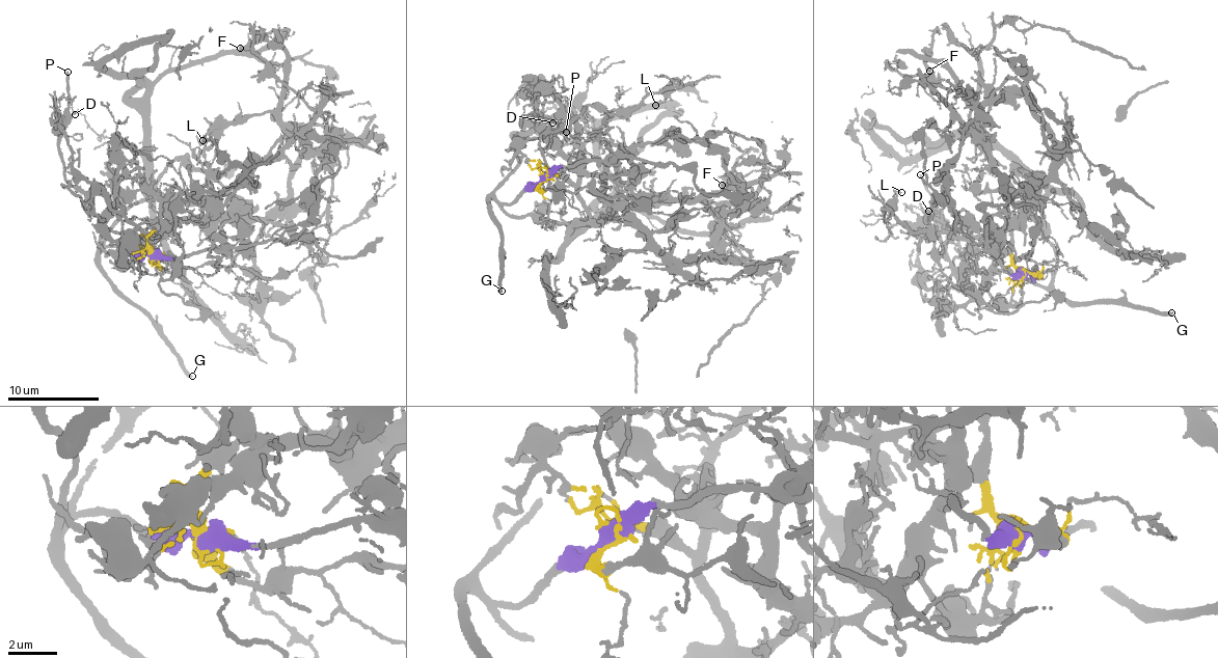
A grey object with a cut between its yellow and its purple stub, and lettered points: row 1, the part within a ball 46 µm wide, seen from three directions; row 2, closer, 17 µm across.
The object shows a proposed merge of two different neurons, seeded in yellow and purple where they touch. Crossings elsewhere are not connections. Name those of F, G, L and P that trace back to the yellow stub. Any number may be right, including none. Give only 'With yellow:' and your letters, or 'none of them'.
With yellow: F, L

